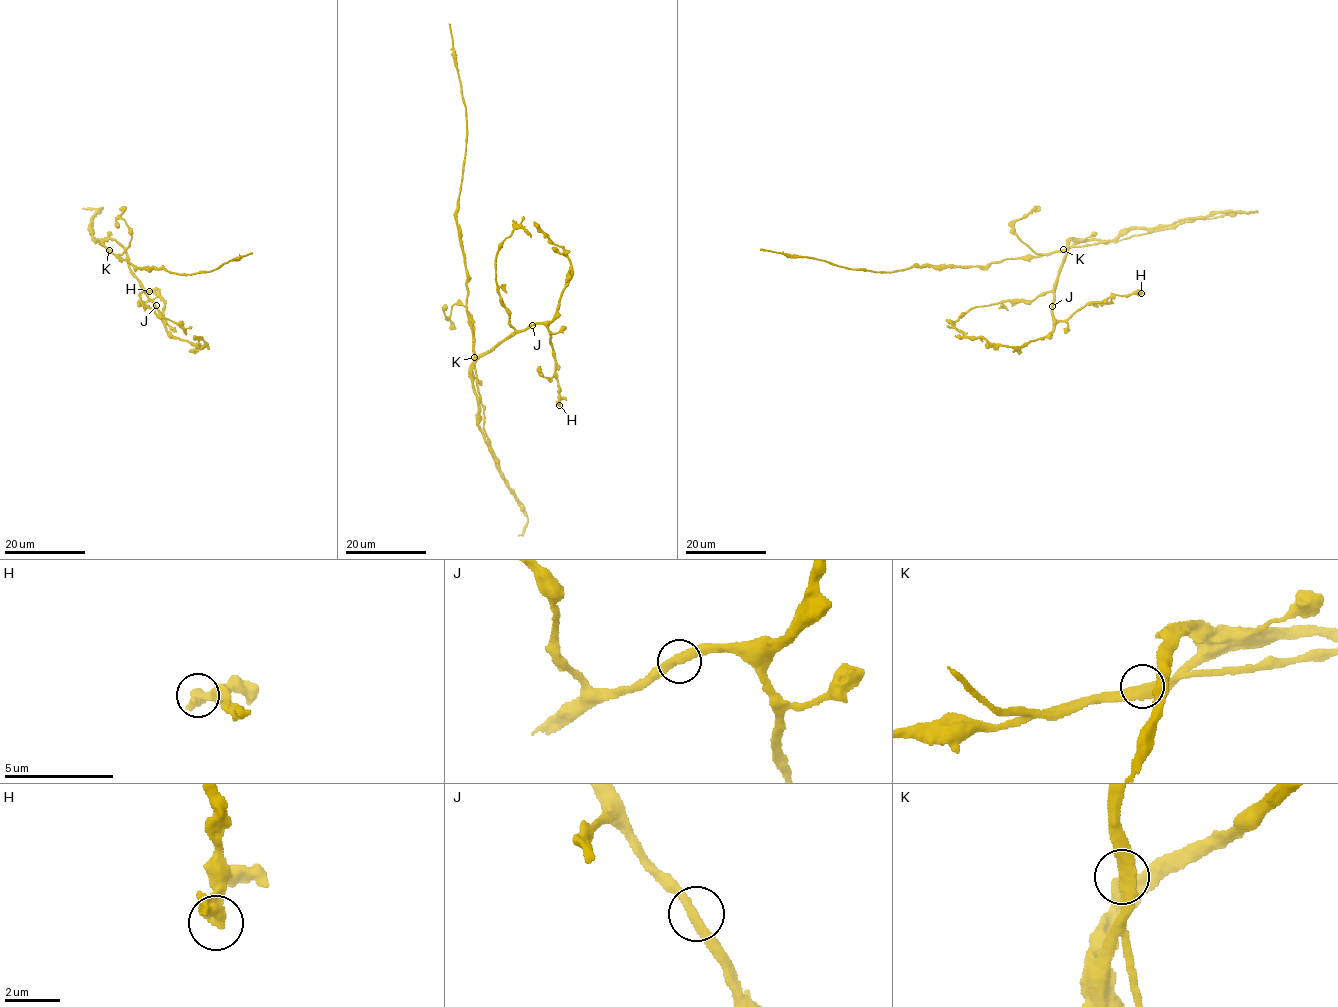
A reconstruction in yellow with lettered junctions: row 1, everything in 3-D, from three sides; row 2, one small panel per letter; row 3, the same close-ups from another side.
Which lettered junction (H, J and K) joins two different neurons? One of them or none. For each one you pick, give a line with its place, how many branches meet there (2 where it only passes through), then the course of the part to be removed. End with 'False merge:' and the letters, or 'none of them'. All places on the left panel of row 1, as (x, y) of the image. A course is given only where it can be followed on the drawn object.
K: (109, 250) | 2 | (109, 250), (121, 260), (128, 260), (134, 268), (195, 274), (212, 271), (251, 252)
False merge: K

